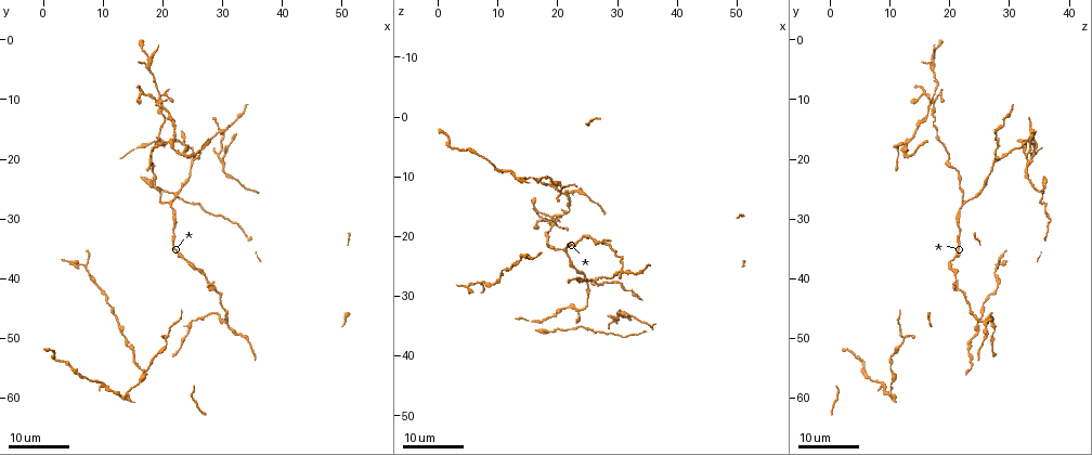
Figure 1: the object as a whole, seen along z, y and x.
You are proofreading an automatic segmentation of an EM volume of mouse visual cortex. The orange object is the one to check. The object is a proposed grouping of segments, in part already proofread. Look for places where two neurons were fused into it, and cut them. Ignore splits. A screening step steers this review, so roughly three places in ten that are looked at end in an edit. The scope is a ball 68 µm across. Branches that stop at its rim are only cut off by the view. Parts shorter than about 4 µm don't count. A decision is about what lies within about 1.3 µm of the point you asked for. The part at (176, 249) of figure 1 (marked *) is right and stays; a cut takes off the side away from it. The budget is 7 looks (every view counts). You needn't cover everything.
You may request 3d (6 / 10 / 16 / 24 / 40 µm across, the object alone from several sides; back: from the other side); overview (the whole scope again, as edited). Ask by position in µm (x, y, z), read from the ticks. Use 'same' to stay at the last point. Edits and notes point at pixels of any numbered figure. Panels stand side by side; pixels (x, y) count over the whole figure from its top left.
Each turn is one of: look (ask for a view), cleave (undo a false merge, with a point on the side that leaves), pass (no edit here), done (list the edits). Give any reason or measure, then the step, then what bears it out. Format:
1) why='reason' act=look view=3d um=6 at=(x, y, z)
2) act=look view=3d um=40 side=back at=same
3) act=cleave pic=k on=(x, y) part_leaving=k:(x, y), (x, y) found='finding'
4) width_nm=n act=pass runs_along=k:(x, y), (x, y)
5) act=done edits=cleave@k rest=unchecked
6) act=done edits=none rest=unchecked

why='three arms meet' act=look view=3d um=24 at=(21.5, 27.0, 22.0)

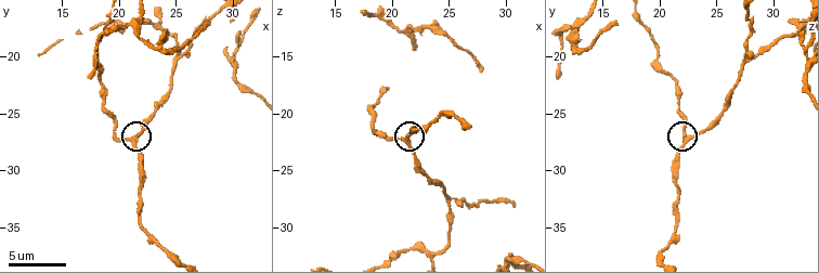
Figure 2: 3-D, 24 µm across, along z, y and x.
act=look view=3d um=10 at=(21.2, 27.2, 22.2)

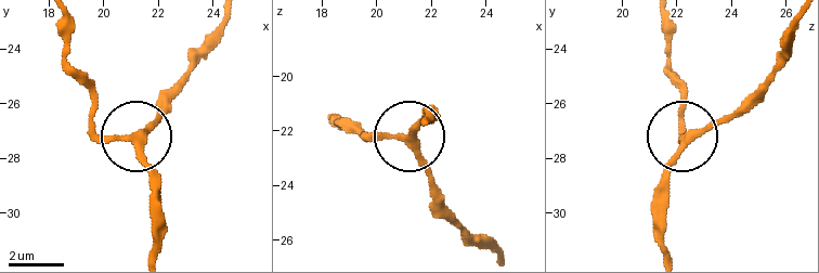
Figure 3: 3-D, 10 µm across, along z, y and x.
act=look view=3d um=6 at=(21.2, 27.2, 22.4)

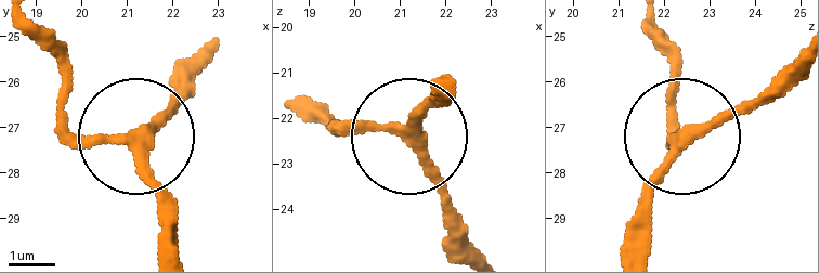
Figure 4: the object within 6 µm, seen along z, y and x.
arms=3 act=pass runs_along=4:(641, 249), (641, 203), (676, 137), (664, 43) found='continuous, no second neuron'

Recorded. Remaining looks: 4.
why='four arms meet' act=look view=3d um=24 at=(30.0, 47.5, 26.0)

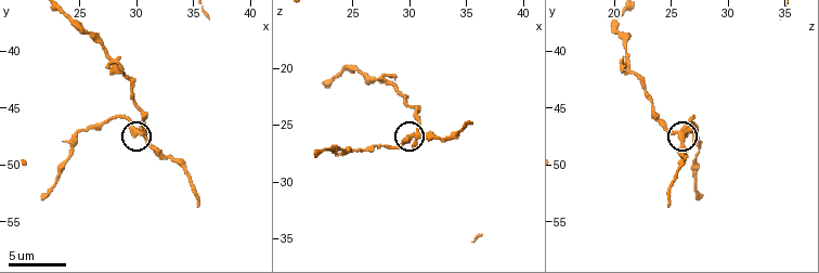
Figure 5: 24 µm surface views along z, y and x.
act=look view=3d um=6 at=(30.6, 47.2, 26.0)

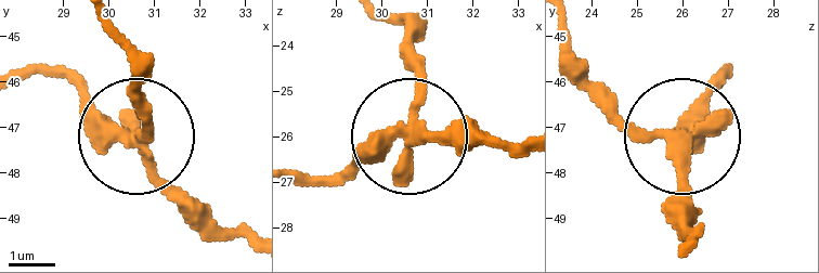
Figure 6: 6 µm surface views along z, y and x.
arms=4 act=pass runs_along=6:(106, 27), (130, 74), (145, 155), (219, 233) found='all the same neuron'

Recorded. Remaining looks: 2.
why='three arms meet' act=look view=3d um=6 at=(25.0, 20.0, 27.8)

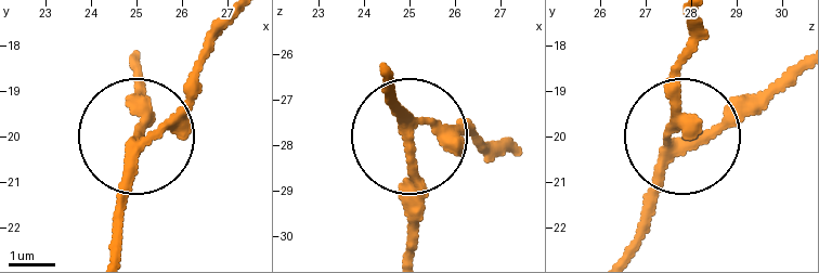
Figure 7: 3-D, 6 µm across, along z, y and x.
act=look view=3d um=6 side=back at=(25.05, 20.15, 27.55)

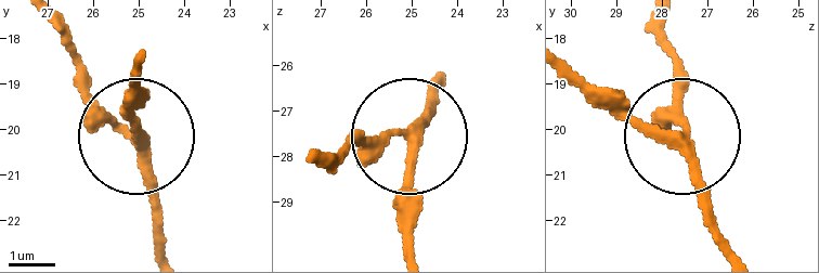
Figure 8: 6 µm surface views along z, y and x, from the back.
arms=3 act=pass runs_along=8:(439, 86), (415, 129), (329, 152) found='continuous, no second neuron'

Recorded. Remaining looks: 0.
act=done edits=none rest=unchecked

